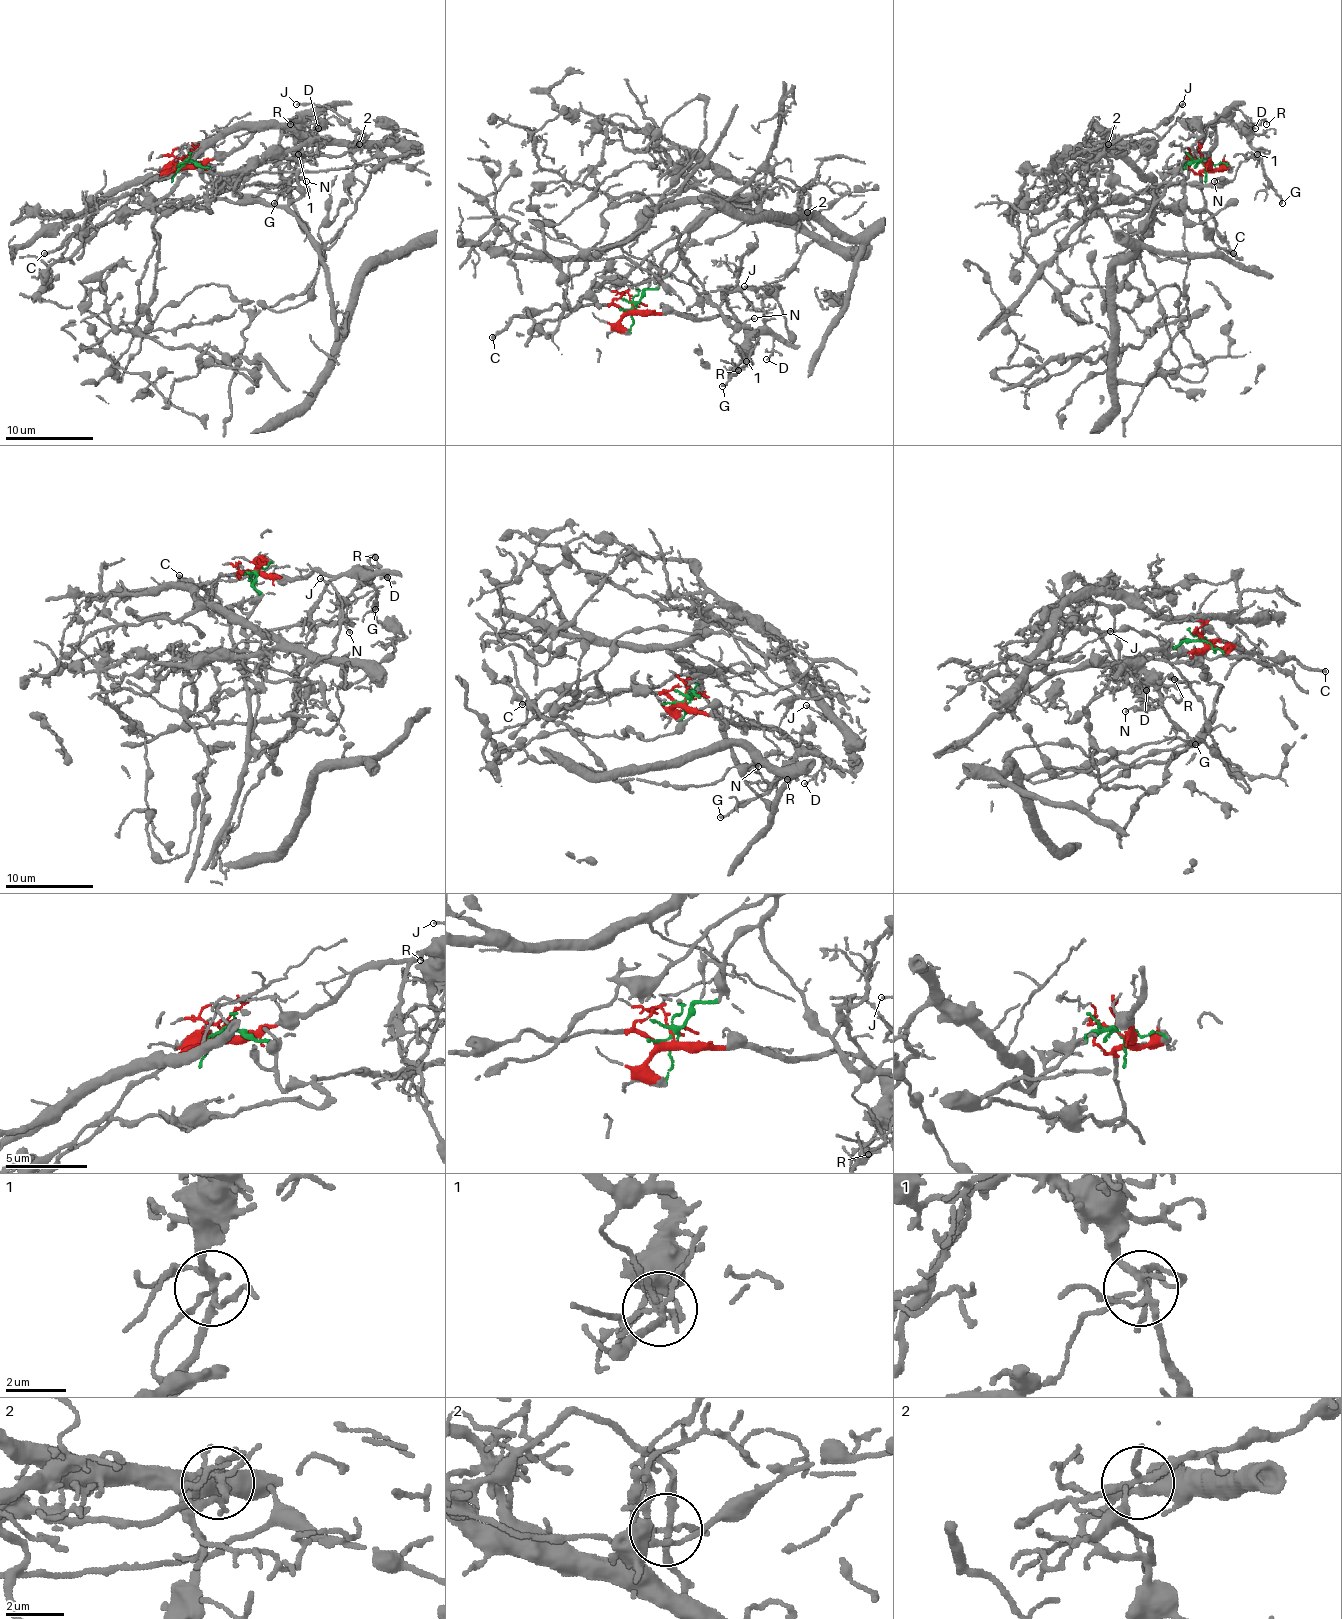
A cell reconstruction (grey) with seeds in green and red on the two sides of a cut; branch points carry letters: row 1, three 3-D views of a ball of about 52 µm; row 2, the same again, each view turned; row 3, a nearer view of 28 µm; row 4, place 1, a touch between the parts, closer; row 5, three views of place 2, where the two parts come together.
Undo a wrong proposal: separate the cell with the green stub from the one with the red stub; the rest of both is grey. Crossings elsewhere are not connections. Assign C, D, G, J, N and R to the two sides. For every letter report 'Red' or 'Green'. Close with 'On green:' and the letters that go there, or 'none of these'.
C: Red
D: Red
G: Red
J: Green
N: Green
R: Red
On green: J, N

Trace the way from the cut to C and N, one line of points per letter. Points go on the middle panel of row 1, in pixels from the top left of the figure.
C: (632, 305), (630, 310), (615, 305), (553, 305), (549, 310), (525, 310), (492, 338)
N: (632, 305), (654, 290), (661, 264), (678, 248), (682, 264), (702, 285), (704, 296), (733, 325), (755, 318)

